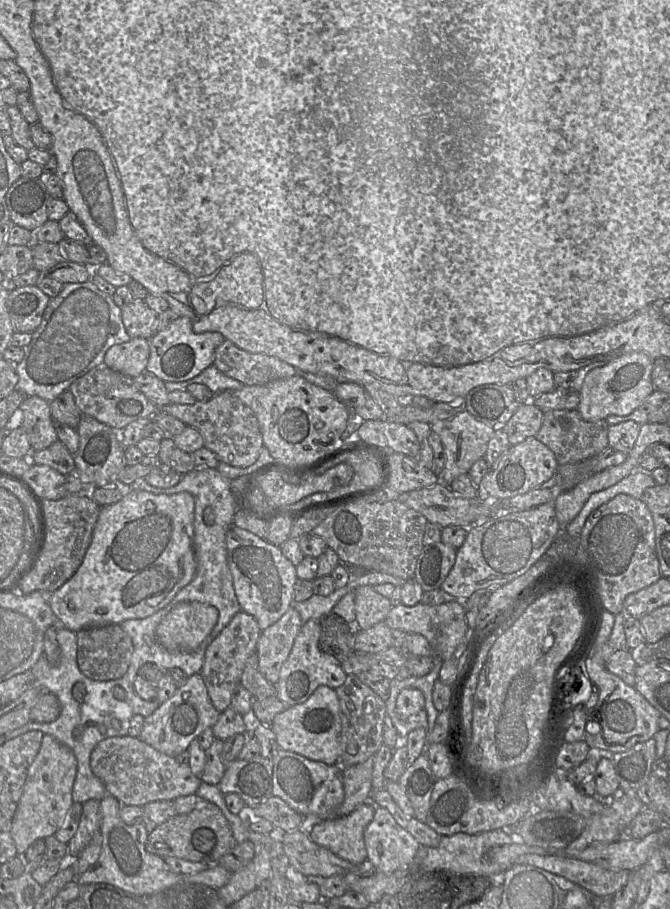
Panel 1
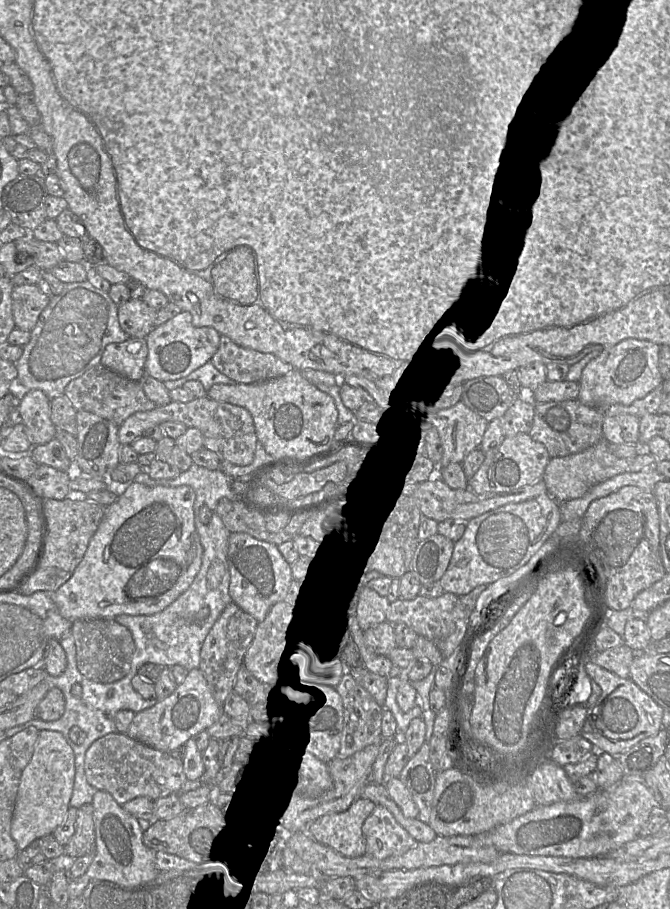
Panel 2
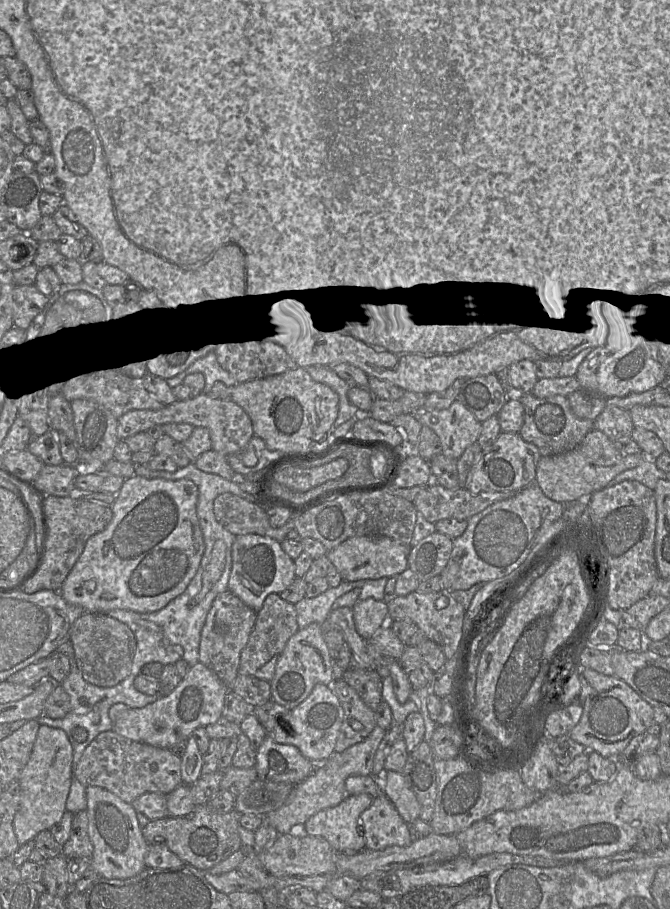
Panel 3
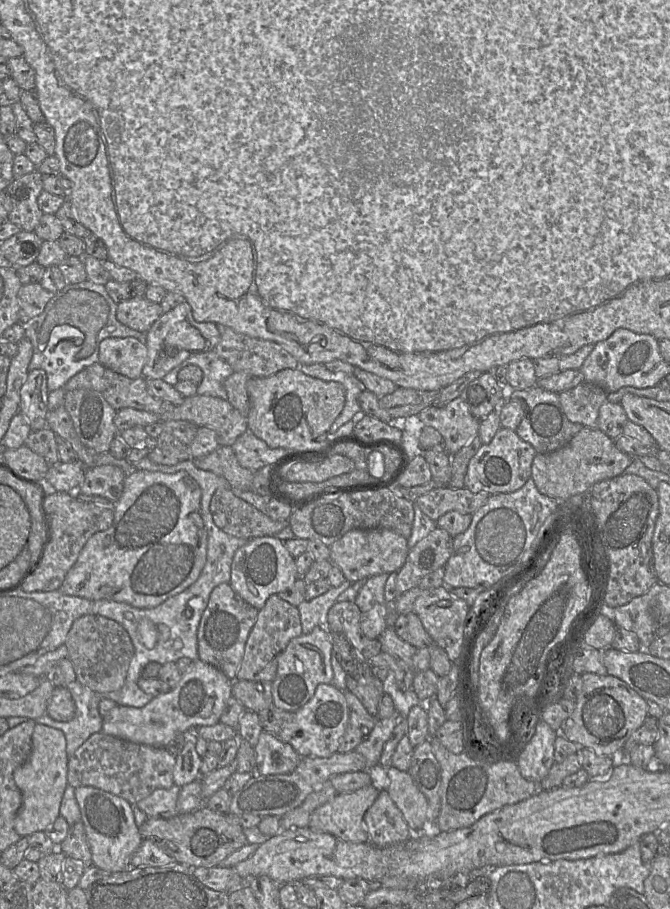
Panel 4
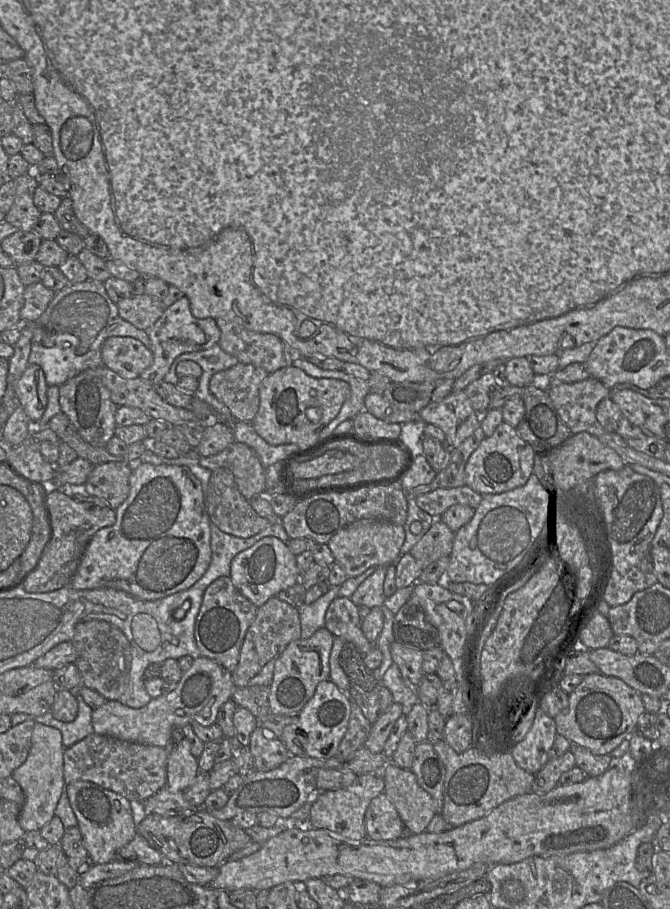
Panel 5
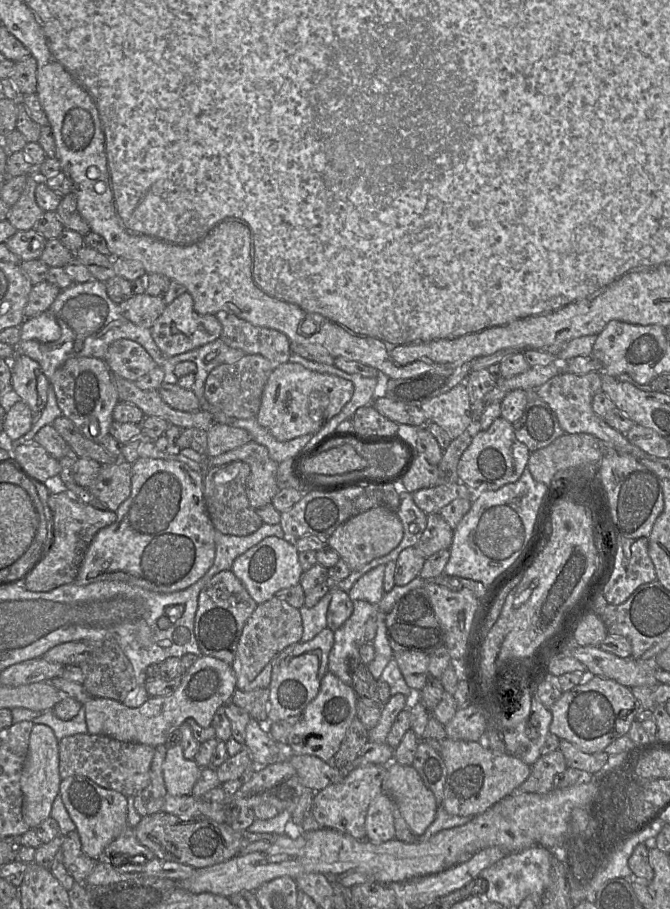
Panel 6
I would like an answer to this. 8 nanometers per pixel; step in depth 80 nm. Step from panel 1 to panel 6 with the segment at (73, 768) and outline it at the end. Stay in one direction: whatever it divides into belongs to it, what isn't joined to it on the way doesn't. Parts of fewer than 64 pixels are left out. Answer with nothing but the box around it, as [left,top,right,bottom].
[21,724,62,829]

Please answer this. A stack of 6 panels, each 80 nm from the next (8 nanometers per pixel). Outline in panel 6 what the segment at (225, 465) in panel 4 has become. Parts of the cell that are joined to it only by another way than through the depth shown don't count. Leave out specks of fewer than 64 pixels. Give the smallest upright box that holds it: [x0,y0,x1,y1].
[206,441,278,509]

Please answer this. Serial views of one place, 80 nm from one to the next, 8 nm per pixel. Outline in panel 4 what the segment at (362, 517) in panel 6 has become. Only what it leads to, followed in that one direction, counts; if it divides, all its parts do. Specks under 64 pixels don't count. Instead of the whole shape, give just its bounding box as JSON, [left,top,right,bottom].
[329,529,409,583]

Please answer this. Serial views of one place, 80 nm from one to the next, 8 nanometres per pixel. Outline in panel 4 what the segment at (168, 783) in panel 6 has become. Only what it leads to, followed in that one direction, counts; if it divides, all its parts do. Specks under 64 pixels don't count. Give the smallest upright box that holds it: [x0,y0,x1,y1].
[173,733,202,787]

